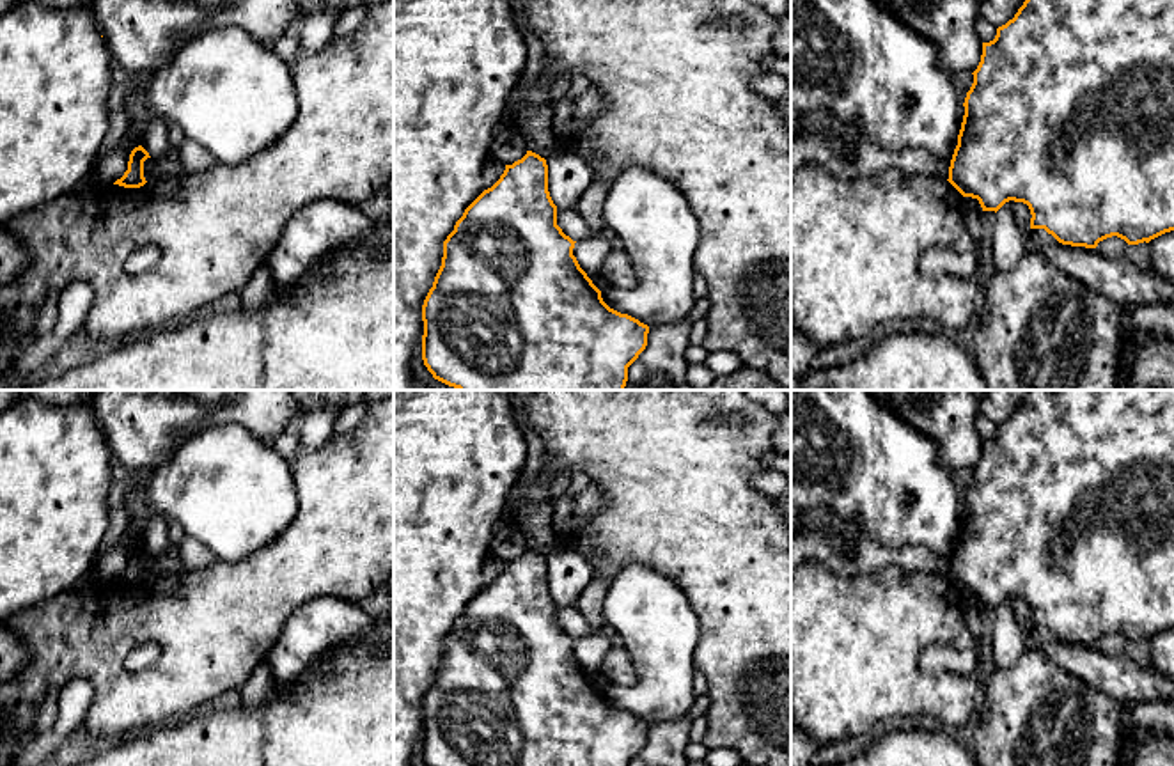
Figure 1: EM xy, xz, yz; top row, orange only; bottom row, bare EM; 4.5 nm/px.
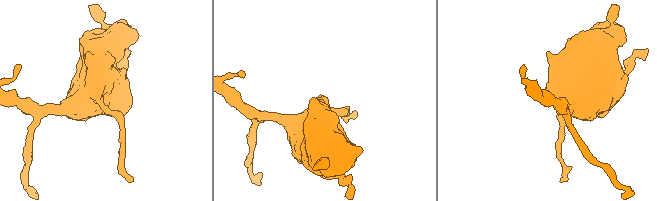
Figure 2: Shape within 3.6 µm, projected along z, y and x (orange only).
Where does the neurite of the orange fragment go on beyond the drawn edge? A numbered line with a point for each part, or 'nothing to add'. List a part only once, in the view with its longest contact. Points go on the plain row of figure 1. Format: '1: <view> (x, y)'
nothing to add

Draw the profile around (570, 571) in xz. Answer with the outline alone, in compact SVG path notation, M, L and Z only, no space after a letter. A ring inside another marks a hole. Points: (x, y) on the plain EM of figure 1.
M559 546L548 562L548 589L560 606L575 606L594 576L592 564L573 546Z

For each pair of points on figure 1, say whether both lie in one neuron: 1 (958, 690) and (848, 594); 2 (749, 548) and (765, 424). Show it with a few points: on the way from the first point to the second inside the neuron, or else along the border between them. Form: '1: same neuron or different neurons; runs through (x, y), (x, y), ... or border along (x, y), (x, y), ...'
1: same neuron; runs through (926, 688), (864, 626)
2: same neuron; runs through (740, 518), (740, 454)

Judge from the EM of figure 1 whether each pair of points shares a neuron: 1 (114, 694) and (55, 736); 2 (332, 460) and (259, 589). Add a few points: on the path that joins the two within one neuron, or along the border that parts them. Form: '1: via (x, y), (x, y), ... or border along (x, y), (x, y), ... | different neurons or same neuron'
1: border along (77, 676), (93, 687), (93, 704), (80, 726) | different neurons
2: via (332, 492), (332, 516), (291, 557) | same neuron

